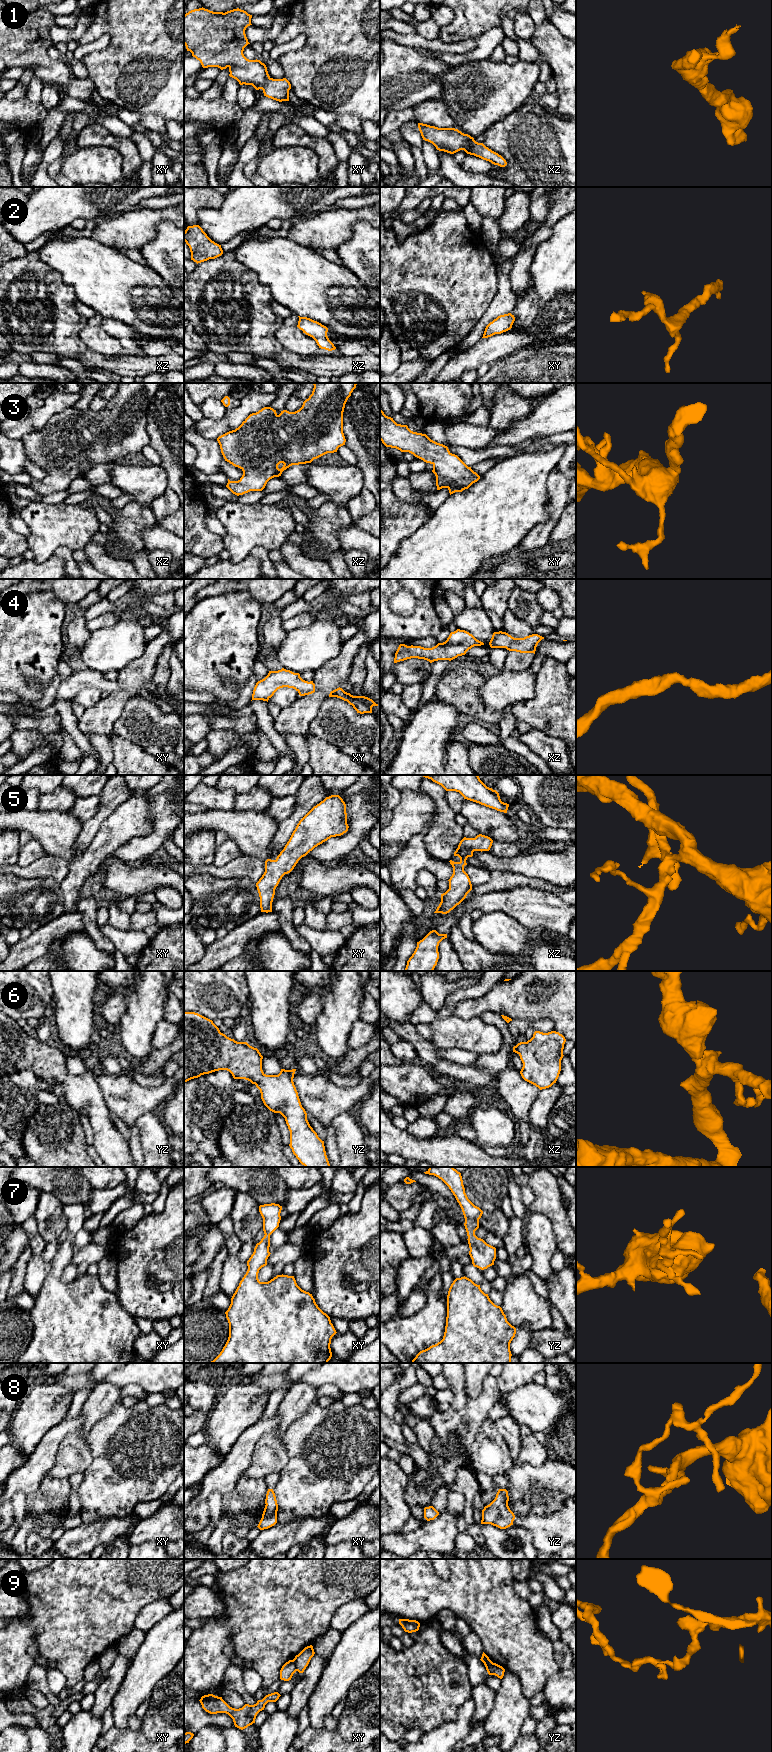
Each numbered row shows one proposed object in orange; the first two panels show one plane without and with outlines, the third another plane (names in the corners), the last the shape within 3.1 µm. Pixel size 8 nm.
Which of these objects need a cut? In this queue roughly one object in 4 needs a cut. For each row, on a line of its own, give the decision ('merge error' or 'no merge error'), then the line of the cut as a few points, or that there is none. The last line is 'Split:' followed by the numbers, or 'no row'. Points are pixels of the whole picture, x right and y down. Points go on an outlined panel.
1: no merge error; no cut
2: no merge error; no cut
3: no merge error; no cut
4: no merge error; no cut
5: no merge error; no cut
6: no merge error; no cut
7: no merge error; no cut
8: no merge error; no cut
9: merge error; cut in xy along (292, 1660), (297, 1670)
Split: 9

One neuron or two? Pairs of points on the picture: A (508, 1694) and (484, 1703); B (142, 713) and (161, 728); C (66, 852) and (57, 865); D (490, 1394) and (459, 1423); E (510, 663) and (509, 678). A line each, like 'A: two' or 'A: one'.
A: two
B: one
C: two
D: one
E: two

